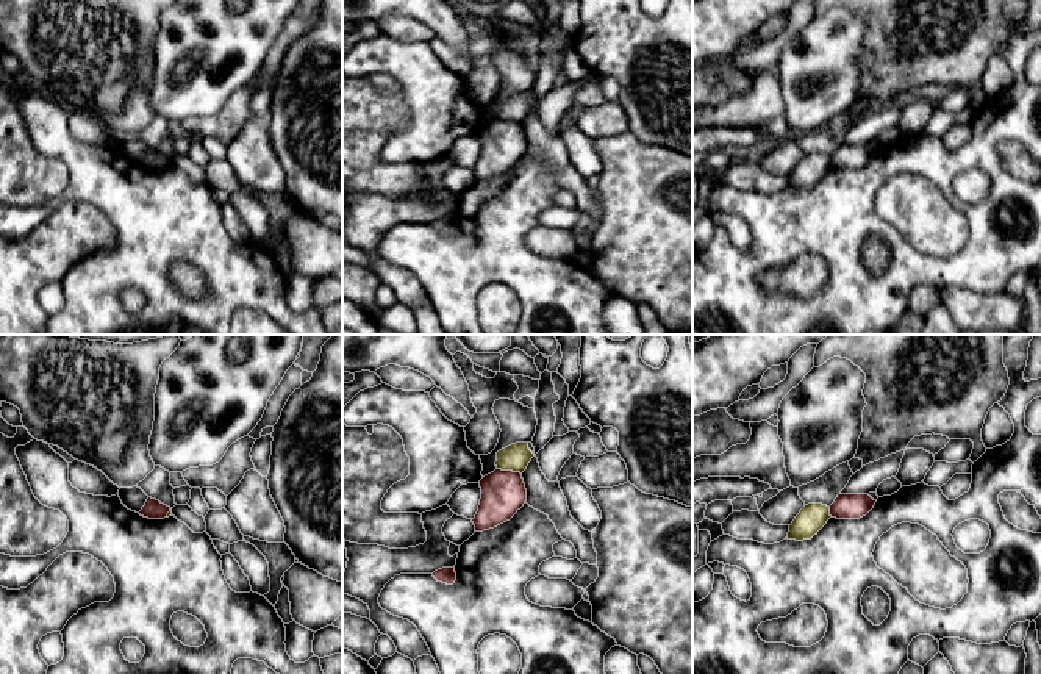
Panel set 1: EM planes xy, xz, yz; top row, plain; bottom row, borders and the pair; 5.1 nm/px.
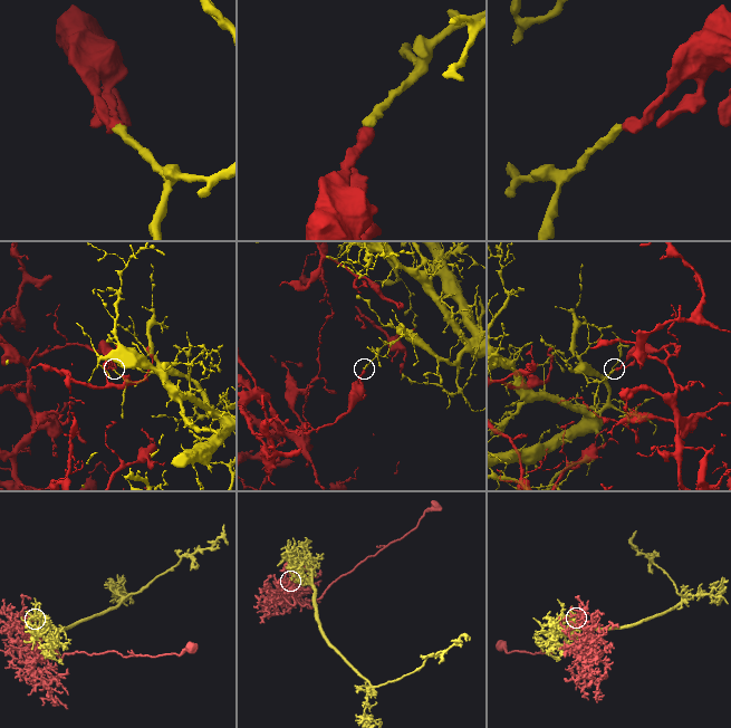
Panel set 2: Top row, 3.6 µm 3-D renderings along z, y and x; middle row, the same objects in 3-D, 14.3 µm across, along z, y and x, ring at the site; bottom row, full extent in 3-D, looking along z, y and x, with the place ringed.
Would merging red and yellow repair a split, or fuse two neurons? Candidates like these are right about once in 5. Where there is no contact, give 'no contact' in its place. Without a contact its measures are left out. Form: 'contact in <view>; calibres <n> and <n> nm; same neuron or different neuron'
contact in xz; calibres 220 and 140 nm; different neuron

